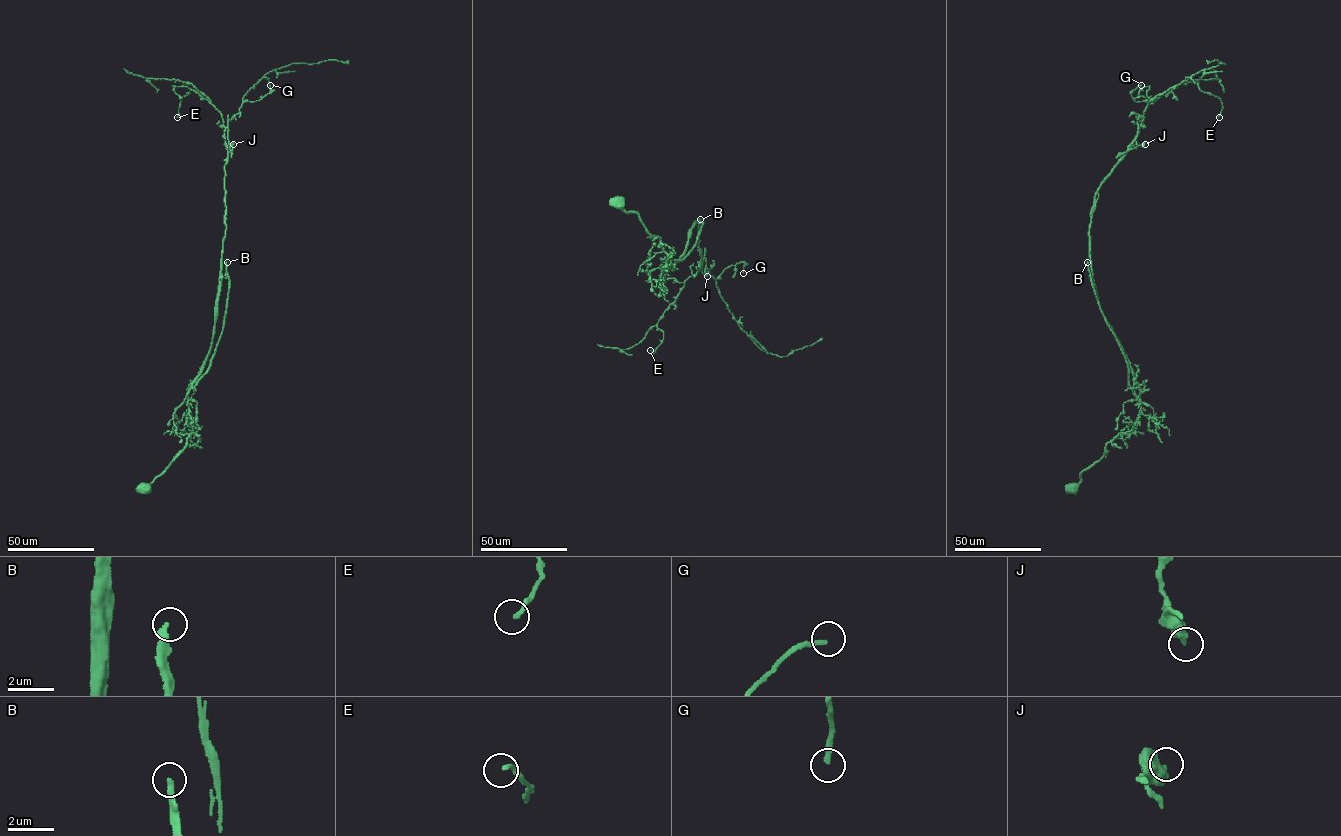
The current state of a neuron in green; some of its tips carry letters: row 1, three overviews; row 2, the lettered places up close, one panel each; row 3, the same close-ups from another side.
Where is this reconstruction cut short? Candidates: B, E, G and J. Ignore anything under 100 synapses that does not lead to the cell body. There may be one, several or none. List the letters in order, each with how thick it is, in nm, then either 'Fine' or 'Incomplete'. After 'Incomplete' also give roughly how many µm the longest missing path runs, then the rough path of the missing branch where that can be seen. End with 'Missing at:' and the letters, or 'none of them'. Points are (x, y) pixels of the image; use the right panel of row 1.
B: Thickness 300 nm. Incomplete. Missing length about 250 µm. Course of what is missing: (1087, 262), (1086, 224), (1100, 183), (1084, 259), (1094, 296), (1131, 343), (1141, 375), (1131, 405), (1108, 434)
E: Thickness 170 nm. Fine
G: Thickness 220 nm. Fine
J: Thickness 500 nm. Fine
Missing at: B

